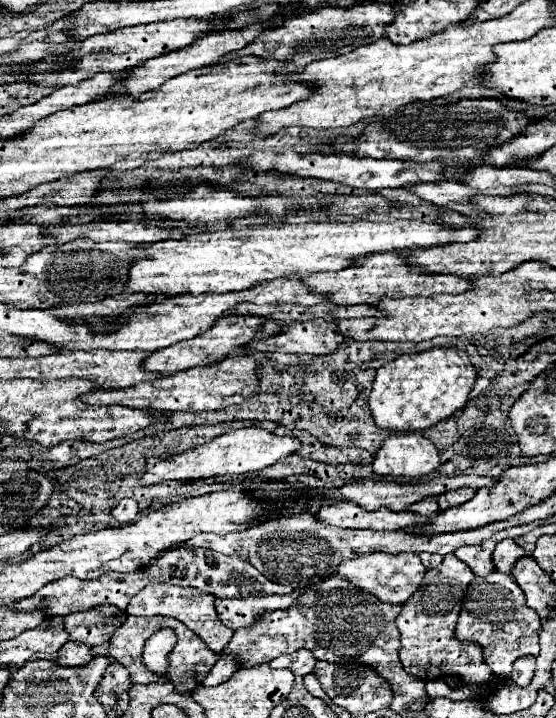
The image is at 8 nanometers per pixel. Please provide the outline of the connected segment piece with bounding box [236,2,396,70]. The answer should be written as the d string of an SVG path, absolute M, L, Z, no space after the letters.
M368 2L368 4L356 4L346 10L342 8L320 8L314 12L300 14L296 18L286 20L282 26L268 30L260 34L250 46L236 52L238 56L254 54L260 58L276 58L276 60L288 60L296 64L298 70L308 66L310 62L348 54L358 46L372 44L384 36L384 30L388 24L392 24L394 18L394 6L386 2Z

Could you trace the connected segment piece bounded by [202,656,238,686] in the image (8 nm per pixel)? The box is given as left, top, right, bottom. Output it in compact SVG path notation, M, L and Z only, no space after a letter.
M220 656L218 662L212 666L212 670L208 672L208 676L204 678L204 686L216 686L216 684L222 684L226 682L234 672L238 670L238 664L232 660L232 658L226 658L226 656Z

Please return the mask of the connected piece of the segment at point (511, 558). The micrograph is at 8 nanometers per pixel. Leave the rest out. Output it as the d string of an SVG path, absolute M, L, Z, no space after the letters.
M506 538L506 540L502 540L502 542L496 544L496 550L494 550L494 554L492 554L494 568L496 568L498 572L510 574L514 562L516 562L518 558L522 558L522 556L524 556L524 550L522 550L520 546L516 546L514 540Z

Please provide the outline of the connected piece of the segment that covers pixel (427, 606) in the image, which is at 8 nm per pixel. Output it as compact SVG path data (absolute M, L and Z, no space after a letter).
M446 554L442 564L428 570L424 582L408 602L402 604L402 612L396 618L400 630L400 662L404 668L422 680L434 680L444 676L458 676L470 684L484 684L492 678L492 670L484 662L484 652L476 642L458 640L454 630L460 616L460 604L472 582L474 574L454 554Z

